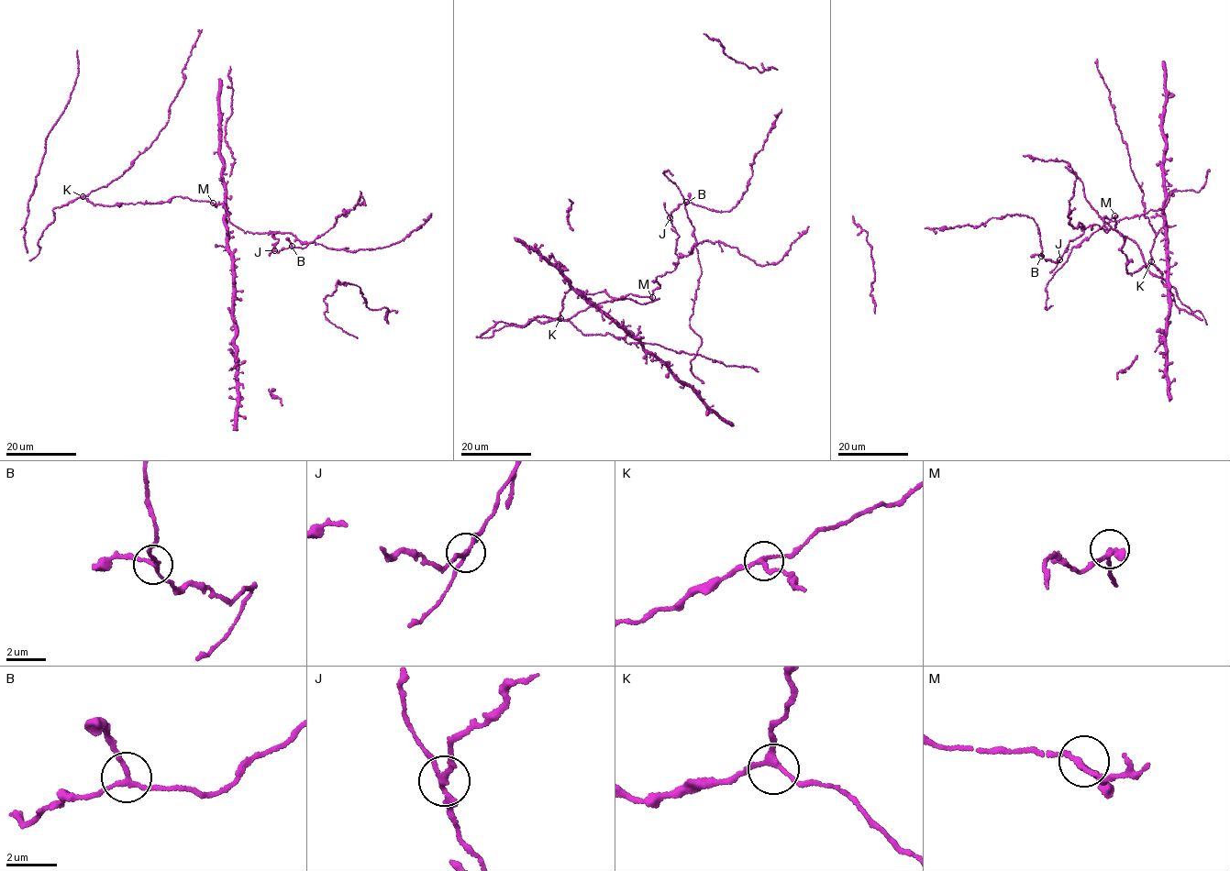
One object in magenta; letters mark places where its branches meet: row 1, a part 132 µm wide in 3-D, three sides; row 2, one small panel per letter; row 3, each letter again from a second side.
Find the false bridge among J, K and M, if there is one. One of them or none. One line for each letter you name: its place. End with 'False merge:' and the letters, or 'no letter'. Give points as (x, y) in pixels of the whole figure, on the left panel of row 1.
J: (274, 250)
False merge: J

